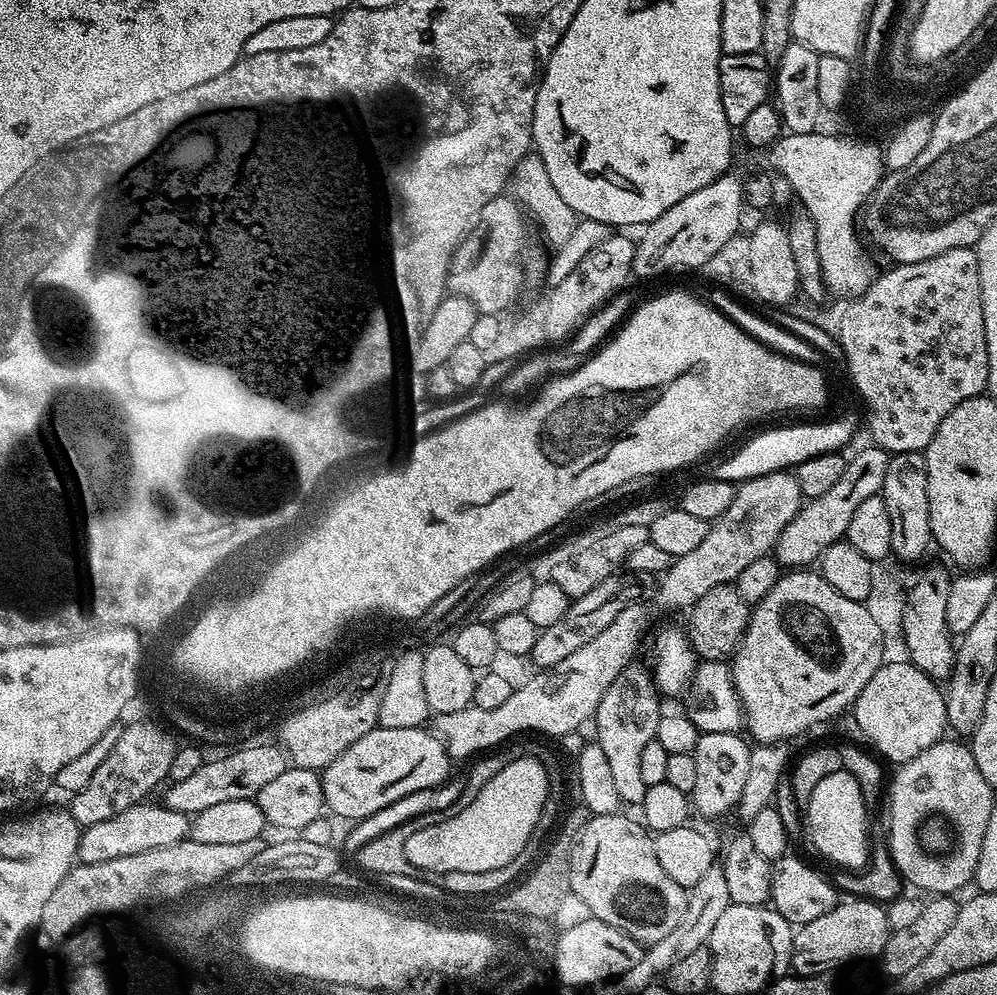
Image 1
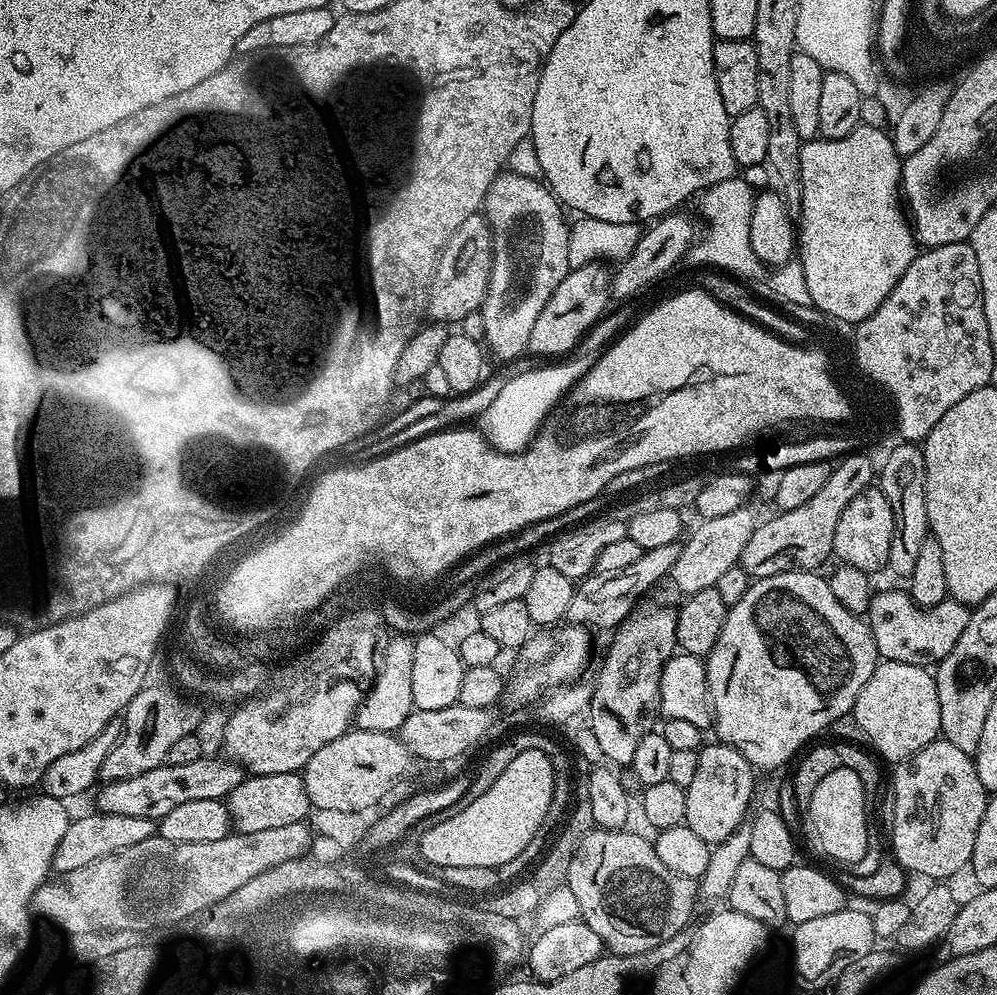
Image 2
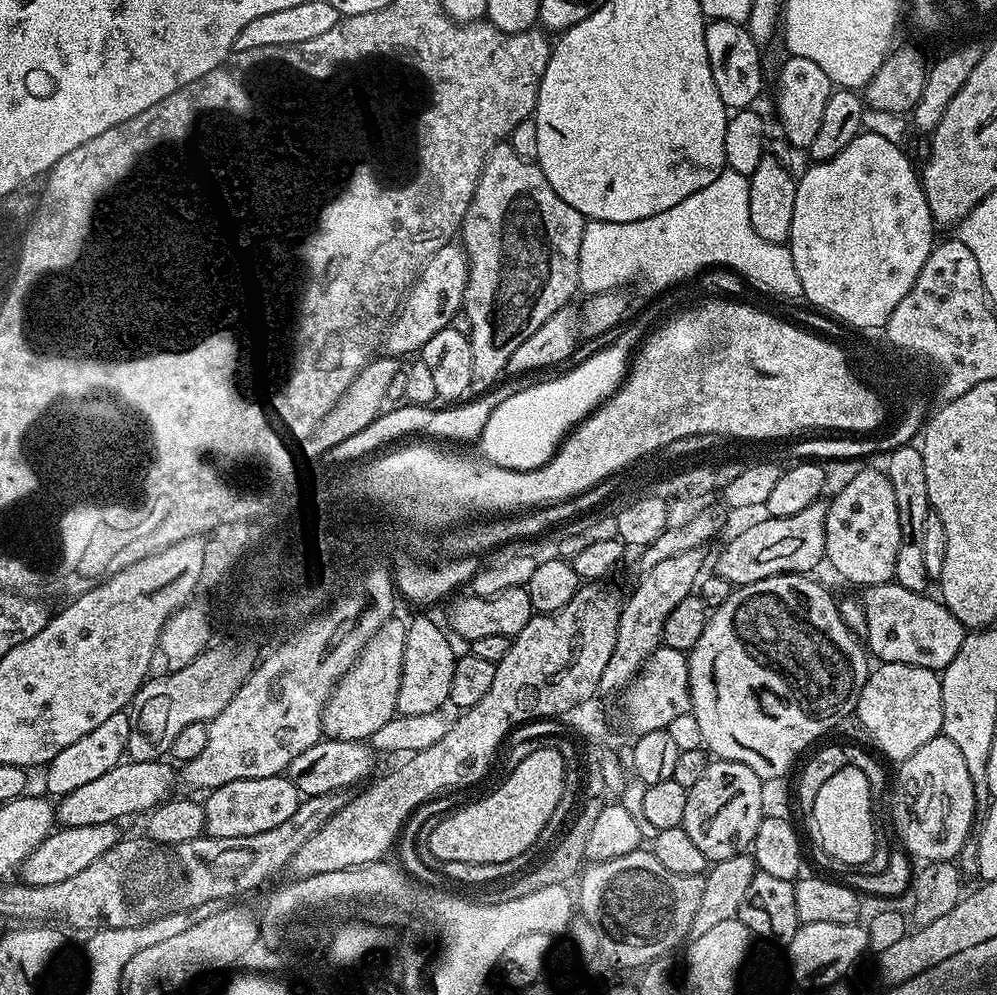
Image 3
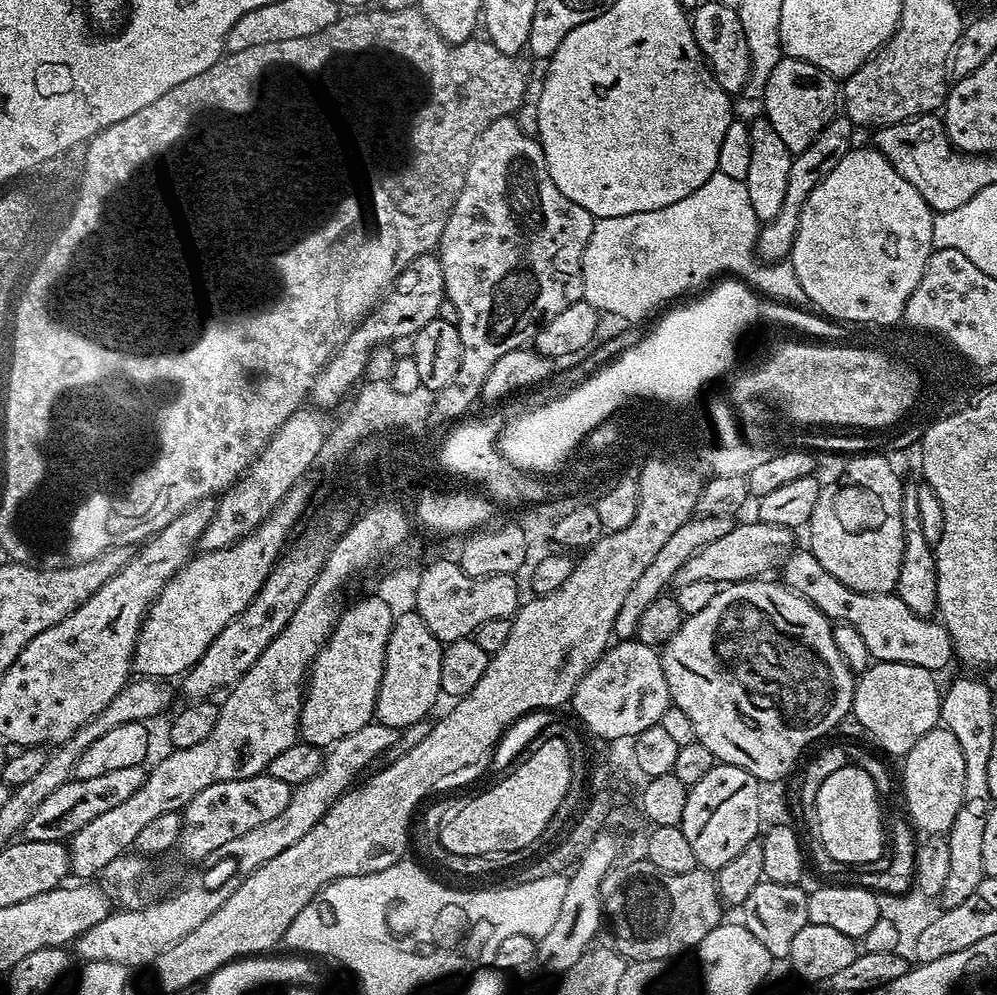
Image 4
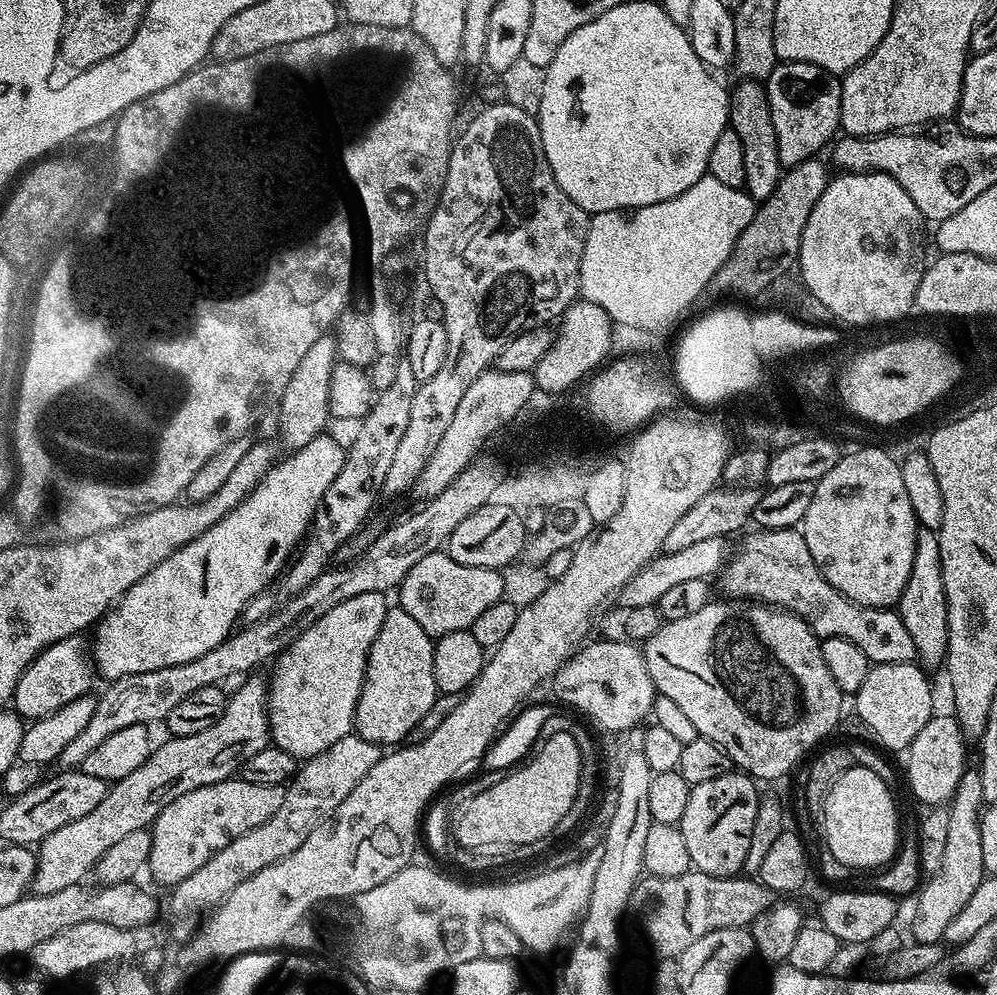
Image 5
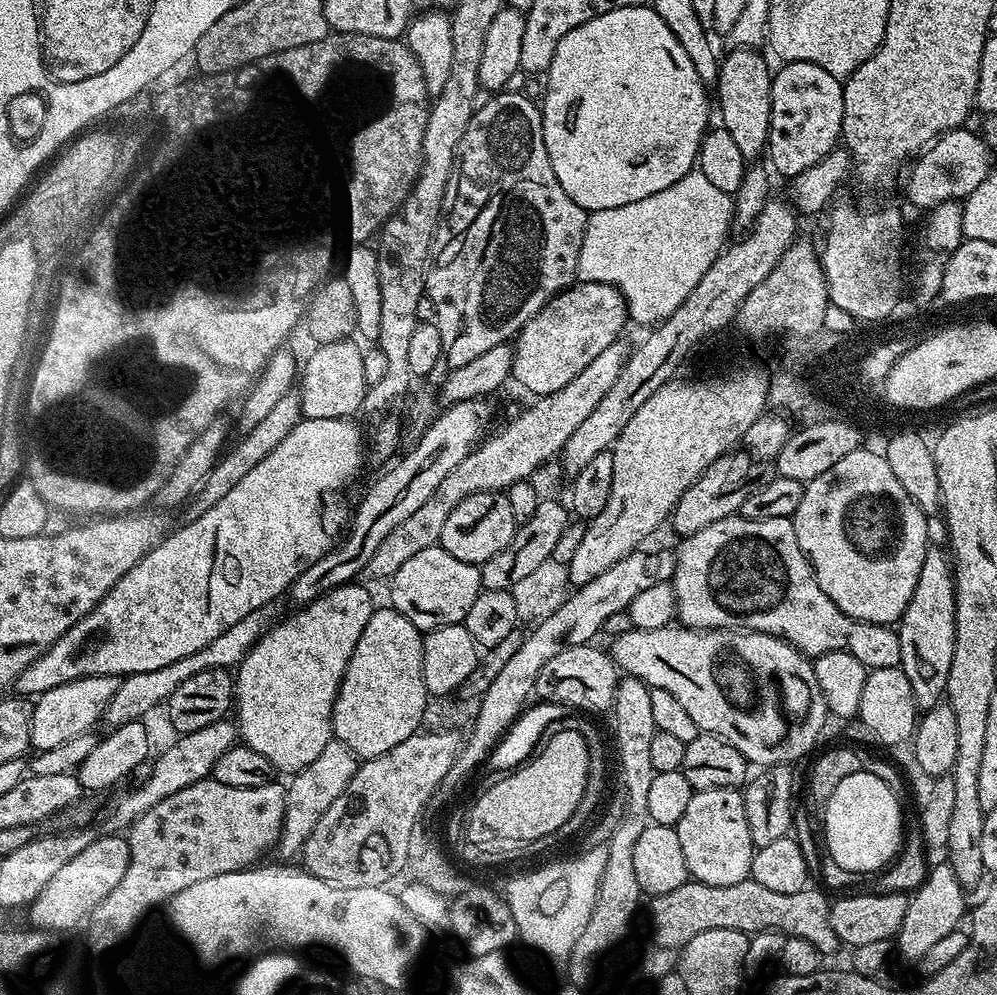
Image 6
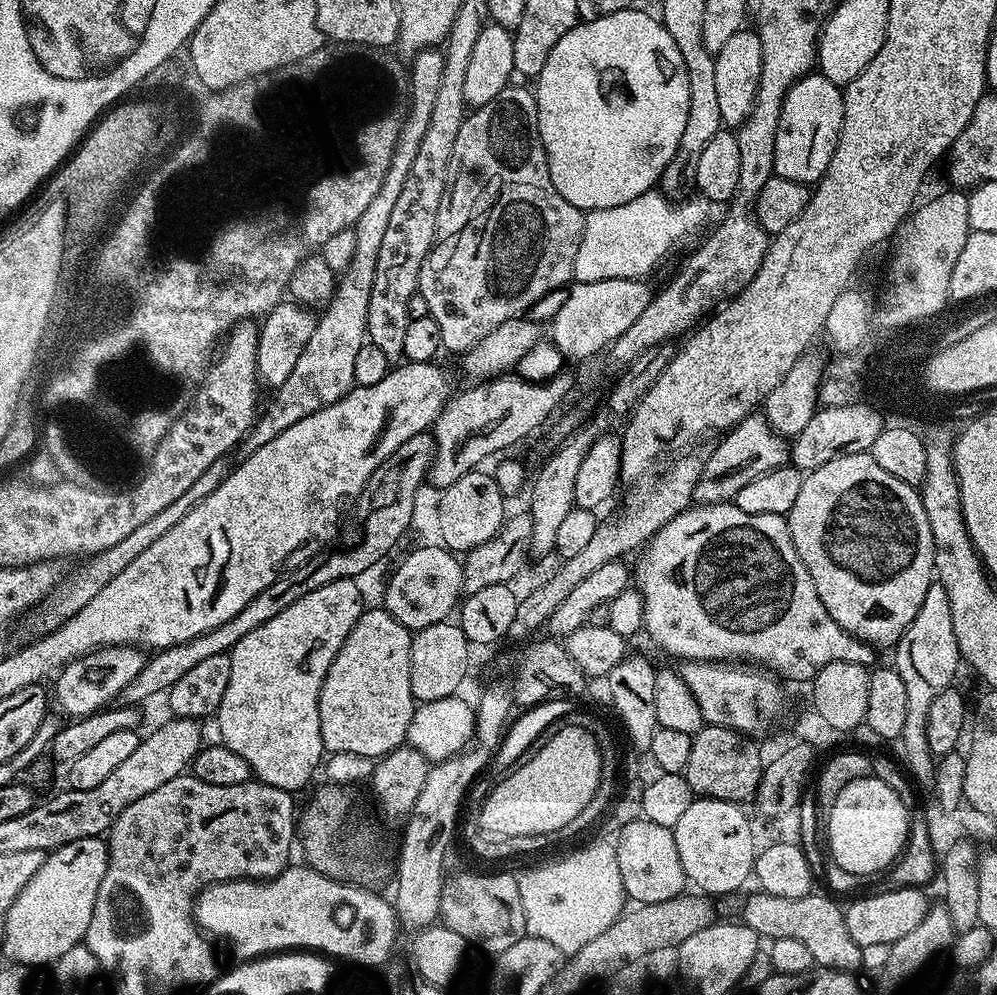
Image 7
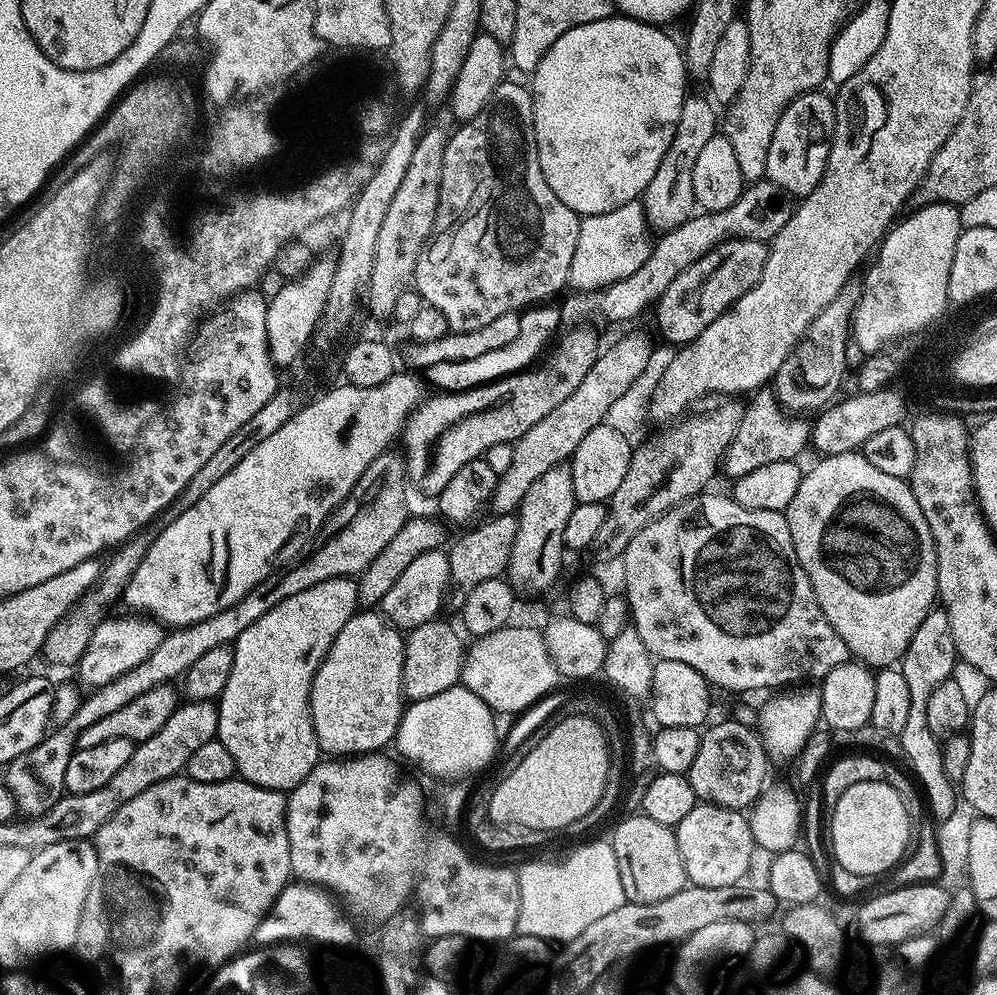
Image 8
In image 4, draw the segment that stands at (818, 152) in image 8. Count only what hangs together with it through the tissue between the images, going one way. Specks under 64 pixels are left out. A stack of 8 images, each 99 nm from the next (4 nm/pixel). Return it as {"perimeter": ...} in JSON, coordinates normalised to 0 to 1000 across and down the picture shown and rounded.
{"perimeter":[[[785,58],[776,67],[768,83],[765,116],[780,131],[784,143],[788,143],[788,151],[794,154],[808,151],[816,139],[834,123],[841,113],[841,80],[828,74],[828,70],[820,70],[820,66],[812,66],[812,62]]]}

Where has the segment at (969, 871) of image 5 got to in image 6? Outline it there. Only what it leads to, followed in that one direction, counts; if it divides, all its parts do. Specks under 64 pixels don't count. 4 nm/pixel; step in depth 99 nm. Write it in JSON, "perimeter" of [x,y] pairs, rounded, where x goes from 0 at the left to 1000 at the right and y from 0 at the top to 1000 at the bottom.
{"perimeter":[[[944,866],[943,869],[936,871],[932,875],[931,880],[927,883],[926,888],[916,897],[912,904],[910,917],[906,923],[906,930],[903,932],[899,940],[899,953],[901,957],[911,965],[919,965],[919,967],[926,966],[929,959],[933,957],[934,952],[941,947],[949,939],[960,936],[964,932],[963,924],[968,924],[969,915],[967,919],[967,899],[968,893],[961,886],[961,882],[957,878],[955,869],[950,866]]]}

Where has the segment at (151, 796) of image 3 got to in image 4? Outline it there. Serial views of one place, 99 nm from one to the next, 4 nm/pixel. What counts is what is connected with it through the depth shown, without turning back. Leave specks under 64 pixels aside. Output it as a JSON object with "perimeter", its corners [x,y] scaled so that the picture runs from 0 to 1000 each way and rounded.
{"perimeter":[[[126,770],[126,774],[114,774],[98,782],[70,783],[58,790],[54,798],[49,798],[39,808],[38,814],[34,814],[34,818],[30,818],[22,833],[23,839],[38,846],[67,845],[75,836],[82,834],[82,830],[106,818],[106,814],[114,814],[114,810],[126,806],[126,802],[130,802],[130,798],[142,790],[145,779],[145,773],[141,770]]]}

